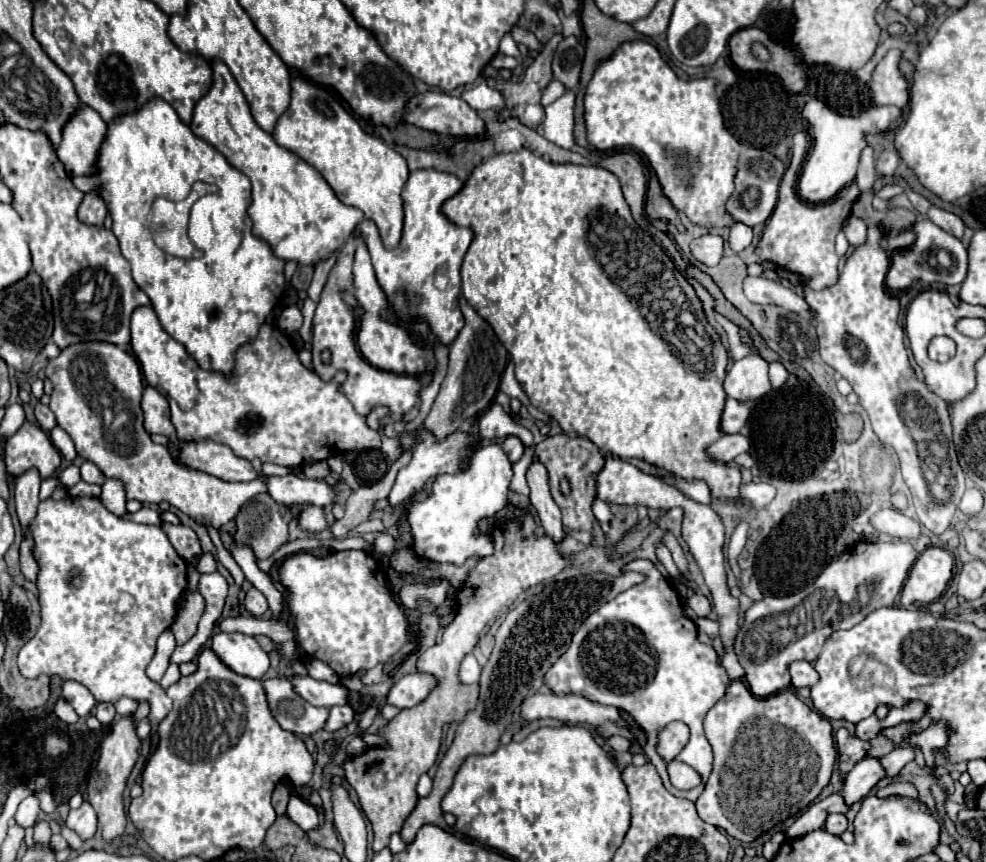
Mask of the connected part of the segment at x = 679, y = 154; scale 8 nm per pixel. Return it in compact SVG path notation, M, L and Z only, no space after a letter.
M646 41L626 43L612 59L606 59L596 69L584 95L584 123L586 137L598 151L632 147L644 153L654 167L666 197L678 211L686 213L692 223L700 227L732 227L728 215L724 215L724 203L728 201L728 195L732 195L740 143L724 127L714 79L682 81L664 63L654 45Z

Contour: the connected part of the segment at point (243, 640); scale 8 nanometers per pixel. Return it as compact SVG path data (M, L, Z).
M242 633L214 635L212 651L234 673L252 677L252 679L262 679L262 675L268 671L268 665L270 665L268 653L262 651L262 647L256 643L256 639L242 635Z

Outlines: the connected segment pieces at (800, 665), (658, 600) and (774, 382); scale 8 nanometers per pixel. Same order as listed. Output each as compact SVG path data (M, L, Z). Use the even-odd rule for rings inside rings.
M794 661L790 665L790 675L792 675L792 687L796 687L796 689L812 687L820 679L814 665L808 663L808 661Z
M632 559L624 567L624 571L628 571L628 569L646 575L646 581L620 593L616 599L612 599L604 607L600 607L600 611L592 613L582 623L582 627L576 631L576 635L572 637L572 647L550 667L544 681L558 695L576 693L576 695L584 695L592 701L598 701L602 705L612 705L616 709L624 709L626 713L630 713L636 719L636 723L646 731L648 739L644 745L644 755L658 769L658 775L662 777L666 789L676 797L696 801L698 795L704 791L704 787L694 787L690 791L678 791L668 781L666 761L656 753L658 735L672 721L682 721L690 727L690 741L676 755L676 759L690 765L702 777L702 781L706 785L706 779L712 771L712 747L704 735L702 721L704 721L706 713L714 707L714 703L724 697L724 691L728 687L728 675L726 675L724 667L720 665L720 657L718 657L716 649L712 645L704 645L698 641L696 625L694 625L694 621L686 619L682 615L682 611L680 611L682 601L680 601L676 589L670 585L670 581L666 577L662 577L662 573L650 561L644 561L644 559Z
M770 363L768 374L773 389L779 389L788 379L788 371L784 369L782 363Z

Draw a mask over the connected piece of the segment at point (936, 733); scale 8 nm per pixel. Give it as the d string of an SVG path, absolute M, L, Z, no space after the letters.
M936 721L932 727L924 729L922 733L912 735L912 737L908 739L908 743L920 747L924 755L926 766L934 770L933 749L934 747L936 747L936 749L942 749L942 747L948 743L950 733L952 733L952 729L950 729L948 721Z

